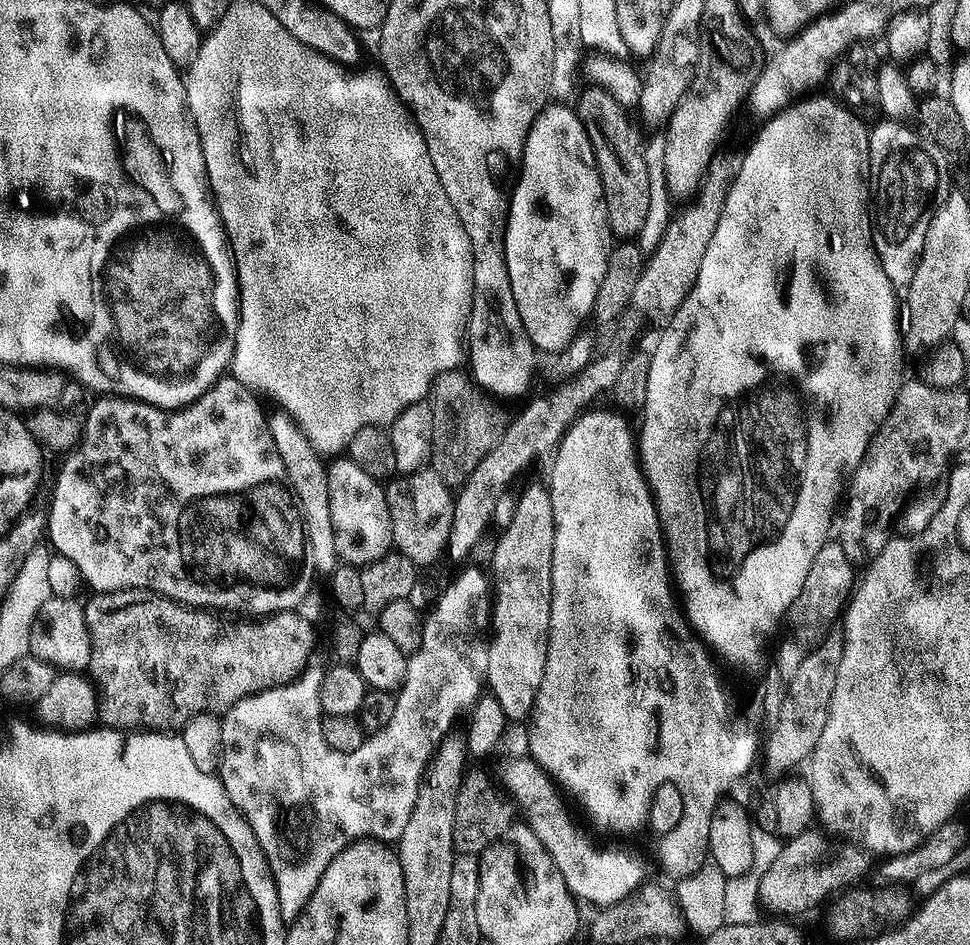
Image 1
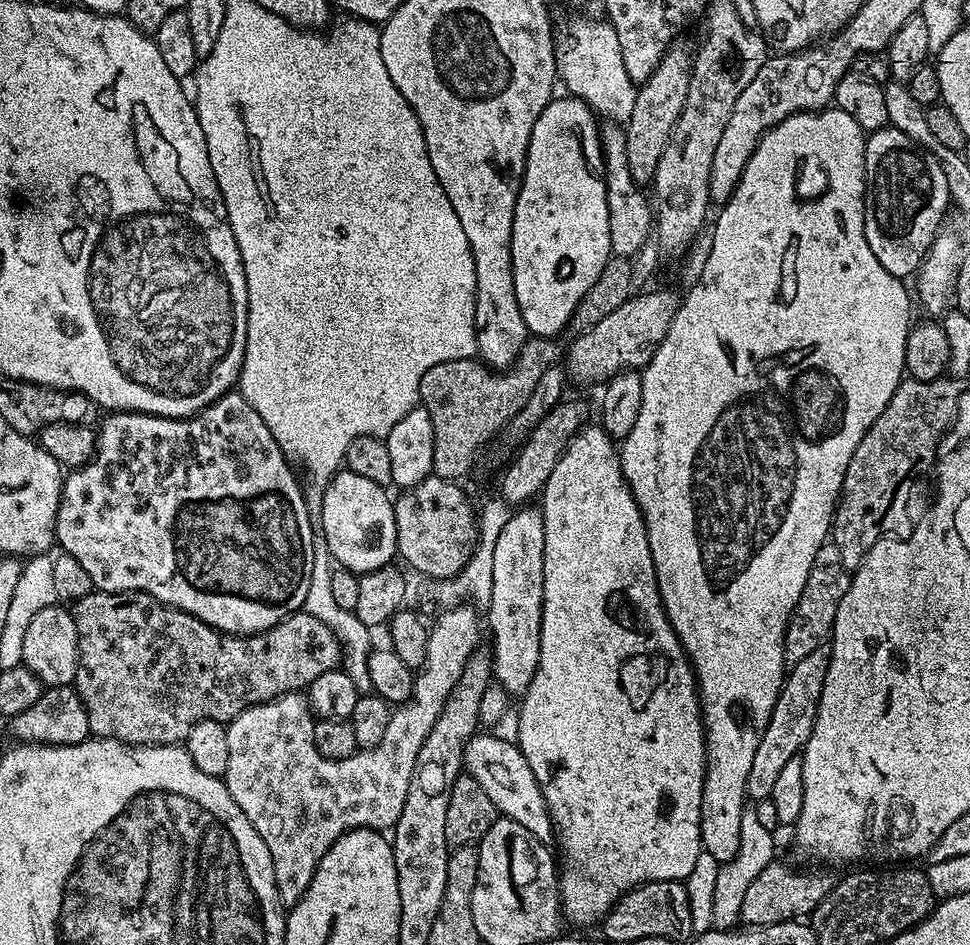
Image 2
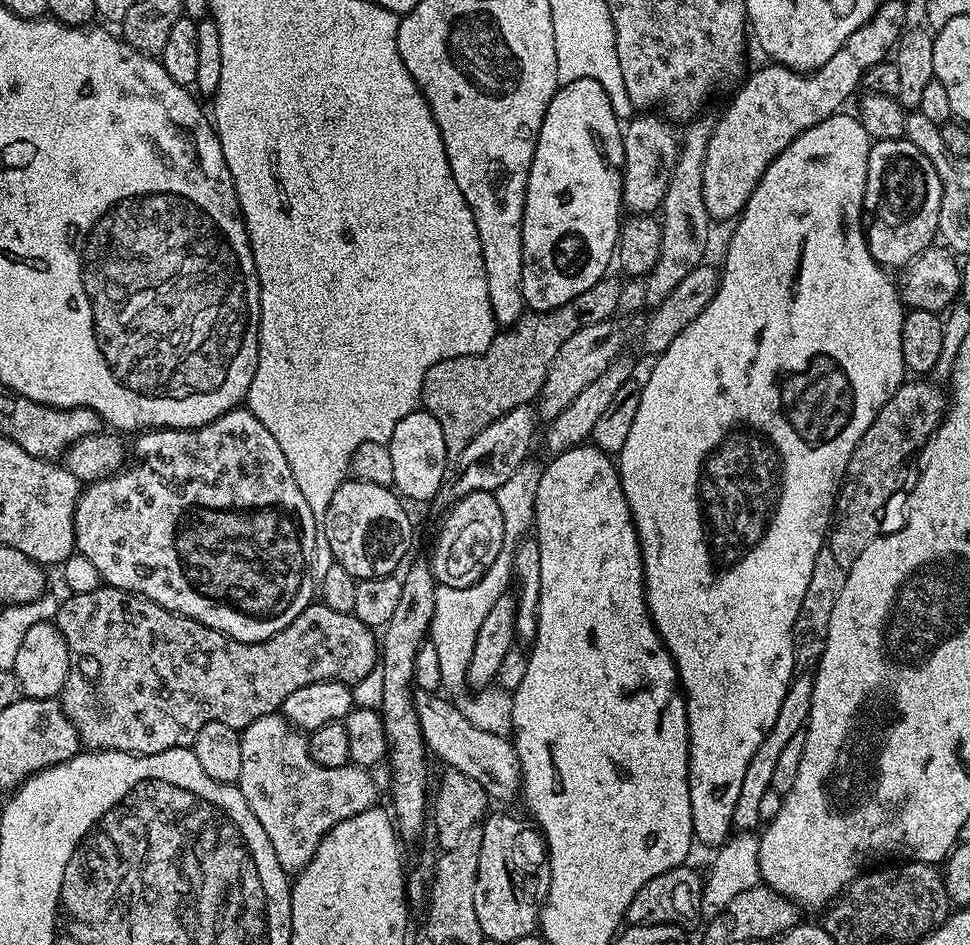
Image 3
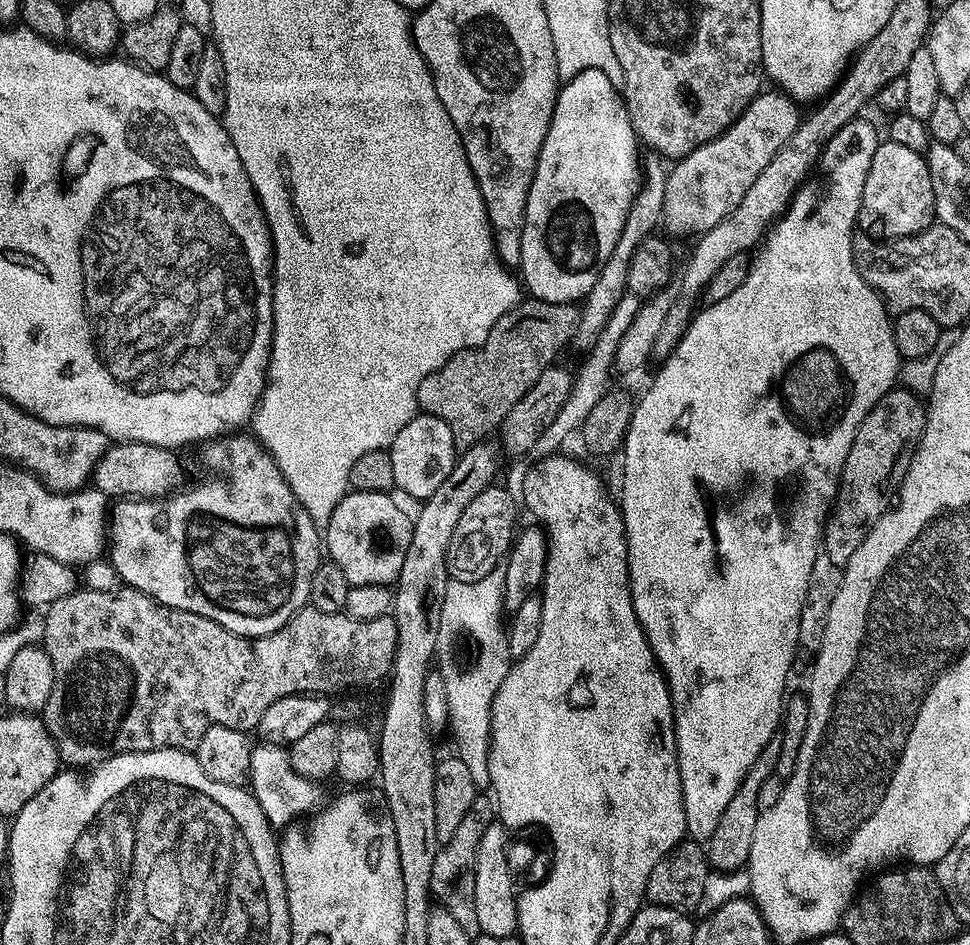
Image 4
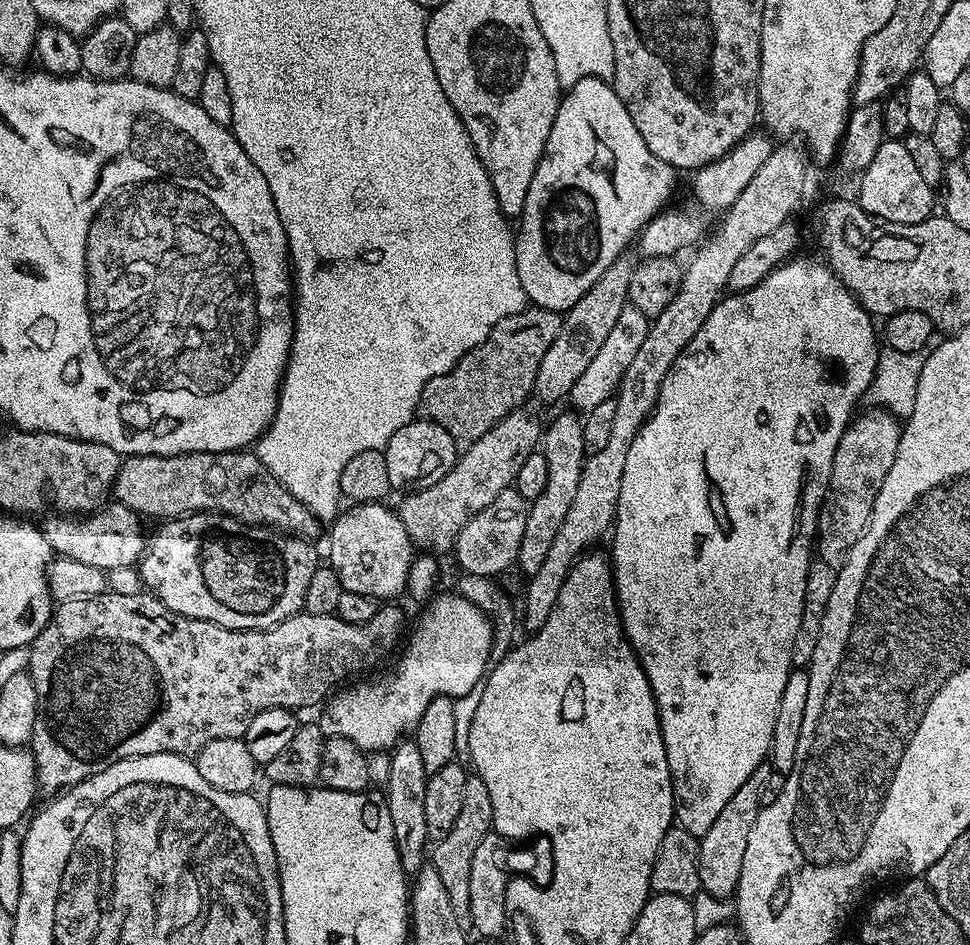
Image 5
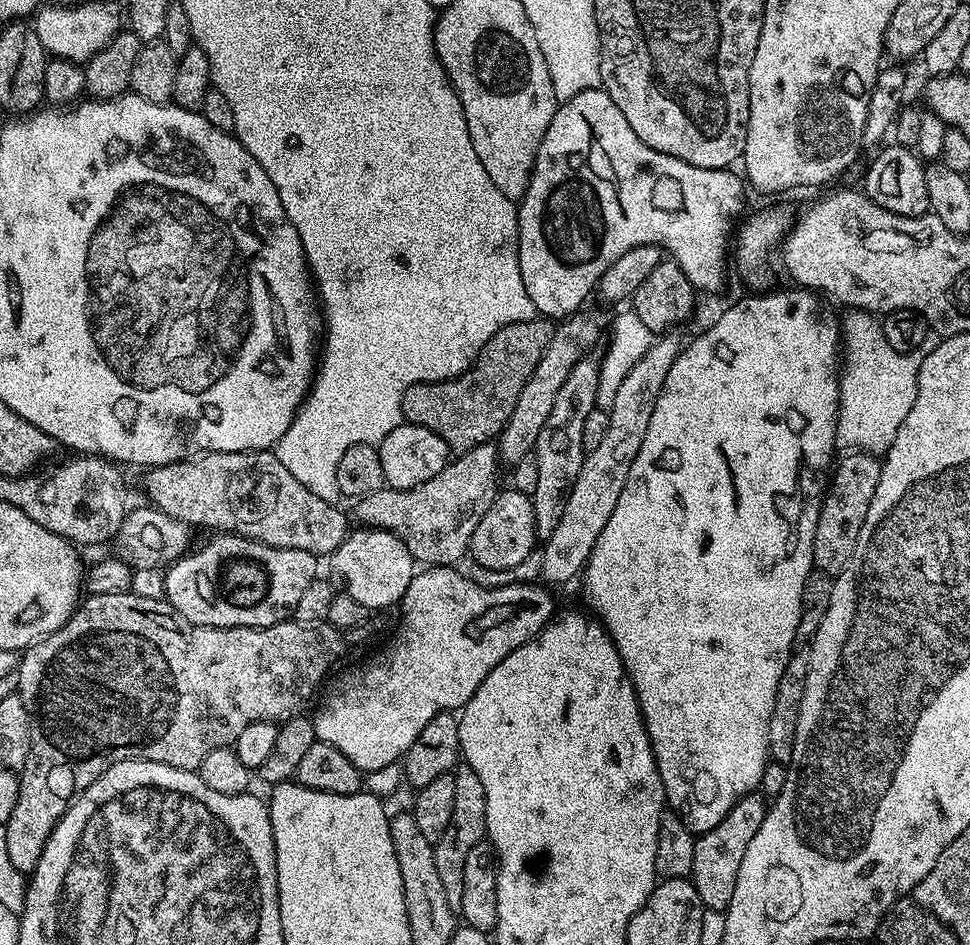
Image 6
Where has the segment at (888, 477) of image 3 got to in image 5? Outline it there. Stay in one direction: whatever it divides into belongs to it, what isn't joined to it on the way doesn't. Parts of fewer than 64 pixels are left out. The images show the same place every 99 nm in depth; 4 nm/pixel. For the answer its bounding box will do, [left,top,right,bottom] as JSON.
[815,406,901,570]

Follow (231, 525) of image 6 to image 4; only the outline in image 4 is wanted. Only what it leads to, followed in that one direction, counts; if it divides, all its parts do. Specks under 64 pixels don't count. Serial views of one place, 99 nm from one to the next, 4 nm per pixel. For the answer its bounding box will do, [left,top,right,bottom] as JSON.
[91,443,184,498]

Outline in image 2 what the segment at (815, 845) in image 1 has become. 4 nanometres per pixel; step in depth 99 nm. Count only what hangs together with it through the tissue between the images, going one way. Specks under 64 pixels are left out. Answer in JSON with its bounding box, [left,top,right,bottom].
[740,862,833,926]

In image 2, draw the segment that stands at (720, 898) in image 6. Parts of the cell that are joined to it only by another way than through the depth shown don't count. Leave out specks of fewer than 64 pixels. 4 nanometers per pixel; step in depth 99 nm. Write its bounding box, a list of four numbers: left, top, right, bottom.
[747,647,830,802]

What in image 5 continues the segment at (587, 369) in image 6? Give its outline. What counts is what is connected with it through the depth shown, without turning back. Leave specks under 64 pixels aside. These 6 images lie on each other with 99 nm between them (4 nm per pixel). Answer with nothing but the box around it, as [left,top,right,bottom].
[516,411,586,578]

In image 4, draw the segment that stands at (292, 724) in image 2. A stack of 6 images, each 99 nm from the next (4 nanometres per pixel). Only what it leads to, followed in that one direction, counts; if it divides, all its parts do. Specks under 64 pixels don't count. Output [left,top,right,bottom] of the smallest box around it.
[248,743,326,830]

